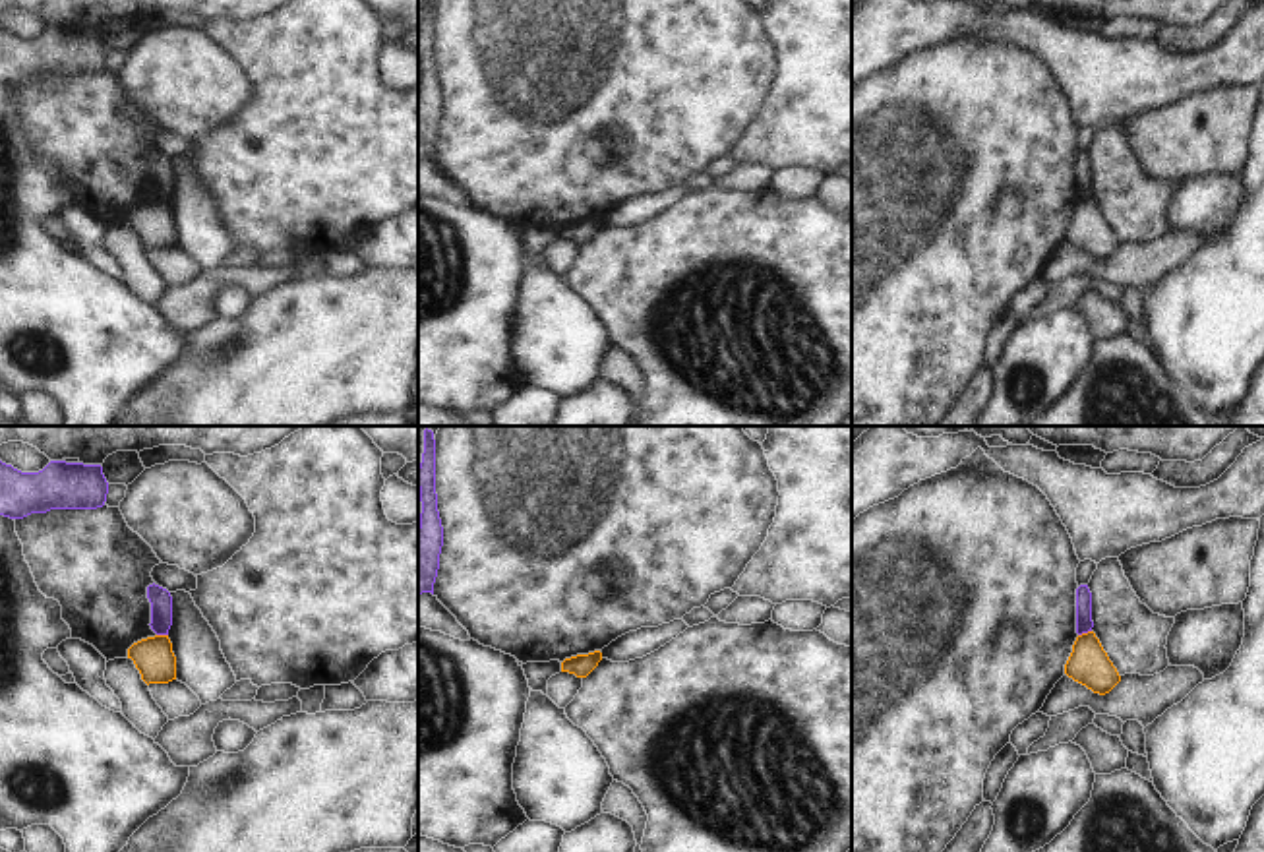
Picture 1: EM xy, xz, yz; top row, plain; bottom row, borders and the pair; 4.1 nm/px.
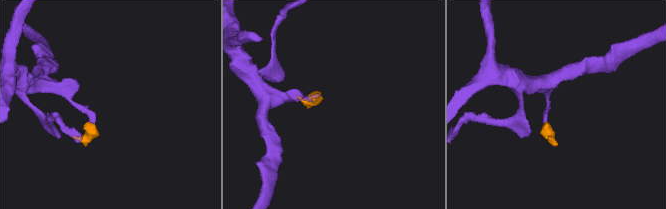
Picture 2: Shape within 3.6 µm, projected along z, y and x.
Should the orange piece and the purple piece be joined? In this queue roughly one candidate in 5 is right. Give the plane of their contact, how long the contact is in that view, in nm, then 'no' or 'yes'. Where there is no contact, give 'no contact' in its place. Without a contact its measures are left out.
meets orange in yz; contact 60 nm long; no

